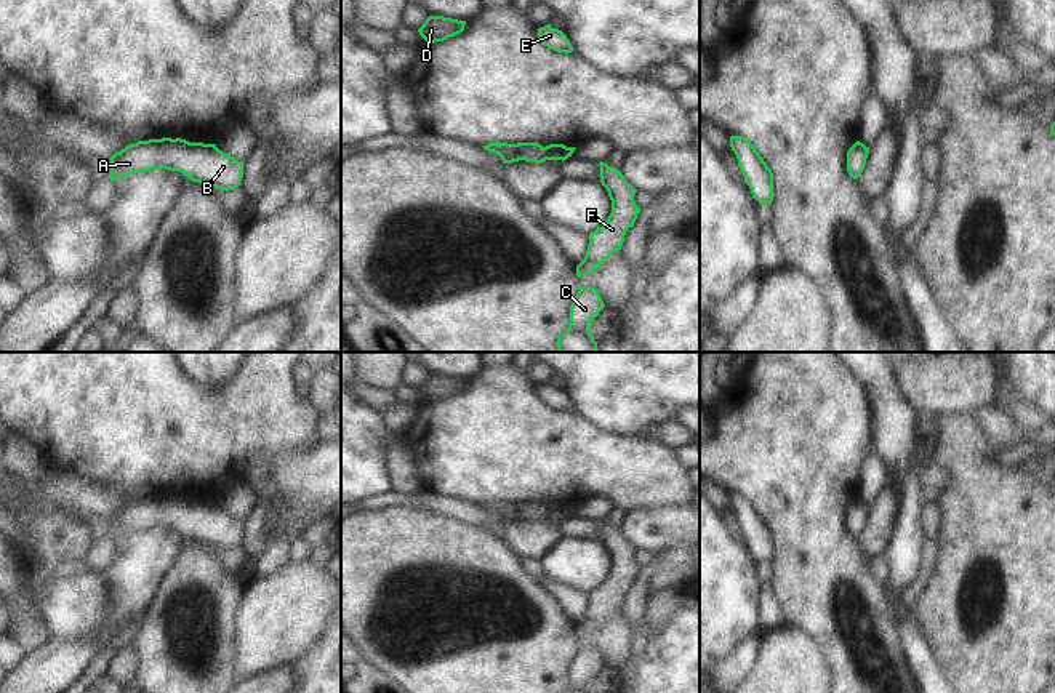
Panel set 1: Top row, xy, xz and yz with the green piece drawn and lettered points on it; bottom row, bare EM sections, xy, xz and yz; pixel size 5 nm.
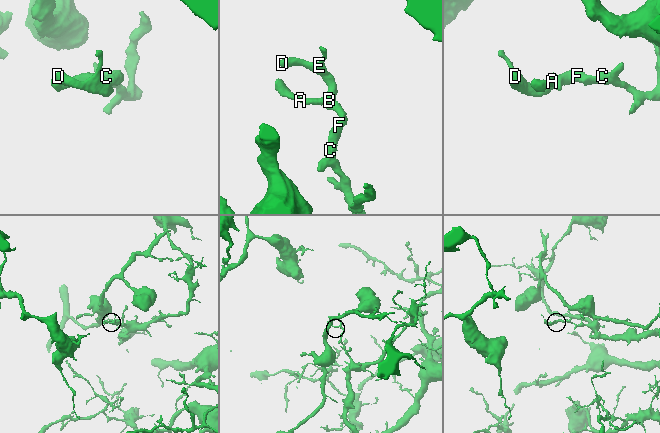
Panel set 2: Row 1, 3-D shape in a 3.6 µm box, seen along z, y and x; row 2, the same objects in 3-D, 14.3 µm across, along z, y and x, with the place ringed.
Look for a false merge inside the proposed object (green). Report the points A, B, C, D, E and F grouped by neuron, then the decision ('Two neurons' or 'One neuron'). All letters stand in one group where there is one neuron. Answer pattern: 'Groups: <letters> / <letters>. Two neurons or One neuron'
Groups: A B C D E F. One neuron.

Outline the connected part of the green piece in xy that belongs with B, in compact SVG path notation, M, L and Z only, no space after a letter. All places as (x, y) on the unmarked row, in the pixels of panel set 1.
M162 496L130 503L110 517L110 539L133 531L165 527L183 530L191 539L232 549L240 544L243 520L224 512L216 503Z

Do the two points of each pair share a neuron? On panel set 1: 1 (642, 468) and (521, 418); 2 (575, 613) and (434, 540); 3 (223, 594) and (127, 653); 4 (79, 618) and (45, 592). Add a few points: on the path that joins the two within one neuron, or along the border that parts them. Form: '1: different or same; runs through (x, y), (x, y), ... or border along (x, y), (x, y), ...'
1: same; runs through (612, 466), (570, 461), (561, 458), (551, 448)
2: different; border along (540, 584), (575, 624)
3: different; border along (130, 645), (138, 661), (136, 676)
4: same; runs through (71, 610), (53, 597)

